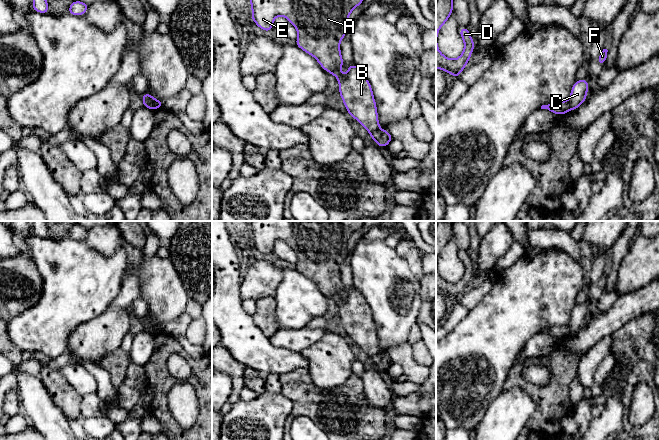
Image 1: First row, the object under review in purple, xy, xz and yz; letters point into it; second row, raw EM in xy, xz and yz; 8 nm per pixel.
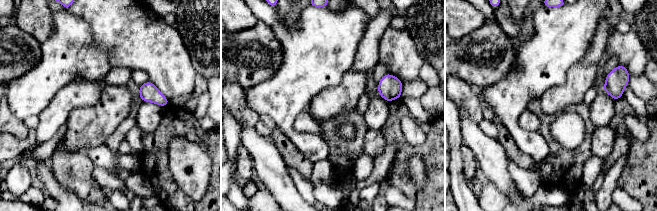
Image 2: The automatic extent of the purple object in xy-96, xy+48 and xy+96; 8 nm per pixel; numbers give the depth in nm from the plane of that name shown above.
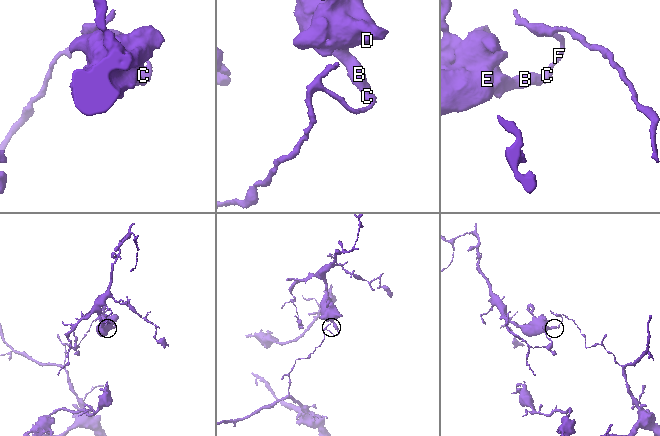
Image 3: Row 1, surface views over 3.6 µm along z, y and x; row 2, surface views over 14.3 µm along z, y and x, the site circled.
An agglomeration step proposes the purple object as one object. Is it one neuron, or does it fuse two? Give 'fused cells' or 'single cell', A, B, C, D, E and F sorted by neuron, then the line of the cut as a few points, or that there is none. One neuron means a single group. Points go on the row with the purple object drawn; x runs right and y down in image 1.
fused cells; A B D E / C F; cut in xy along (147, 92), (155, 109)

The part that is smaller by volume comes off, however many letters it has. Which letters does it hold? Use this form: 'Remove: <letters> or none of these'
Remove: A, B, D, E

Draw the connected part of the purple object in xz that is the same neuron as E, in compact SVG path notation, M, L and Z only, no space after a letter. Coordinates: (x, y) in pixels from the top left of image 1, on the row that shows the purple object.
M249 0L252 14L250 18L262 30L271 33L274 20L277 16L285 17L297 30L298 36L295 45L304 52L314 57L319 65L328 73L333 74L339 83L339 95L347 109L347 112L357 120L369 133L380 129L376 101L373 90L364 72L354 63L348 67L345 75L342 75L340 68L343 66L340 42L348 31L348 18L351 12L364 0Z

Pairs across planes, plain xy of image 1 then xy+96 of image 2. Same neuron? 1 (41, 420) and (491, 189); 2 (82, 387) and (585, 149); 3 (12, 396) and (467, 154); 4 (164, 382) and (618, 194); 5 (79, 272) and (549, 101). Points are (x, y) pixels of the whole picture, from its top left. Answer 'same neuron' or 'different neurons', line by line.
1: different neurons
2: different neurons
3: same neuron
4: different neurons
5: different neurons

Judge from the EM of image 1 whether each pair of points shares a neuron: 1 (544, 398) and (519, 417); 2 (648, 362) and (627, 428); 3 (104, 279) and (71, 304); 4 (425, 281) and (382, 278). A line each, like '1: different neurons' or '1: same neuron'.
1: different neurons
2: same neuron
3: same neuron
4: different neurons

